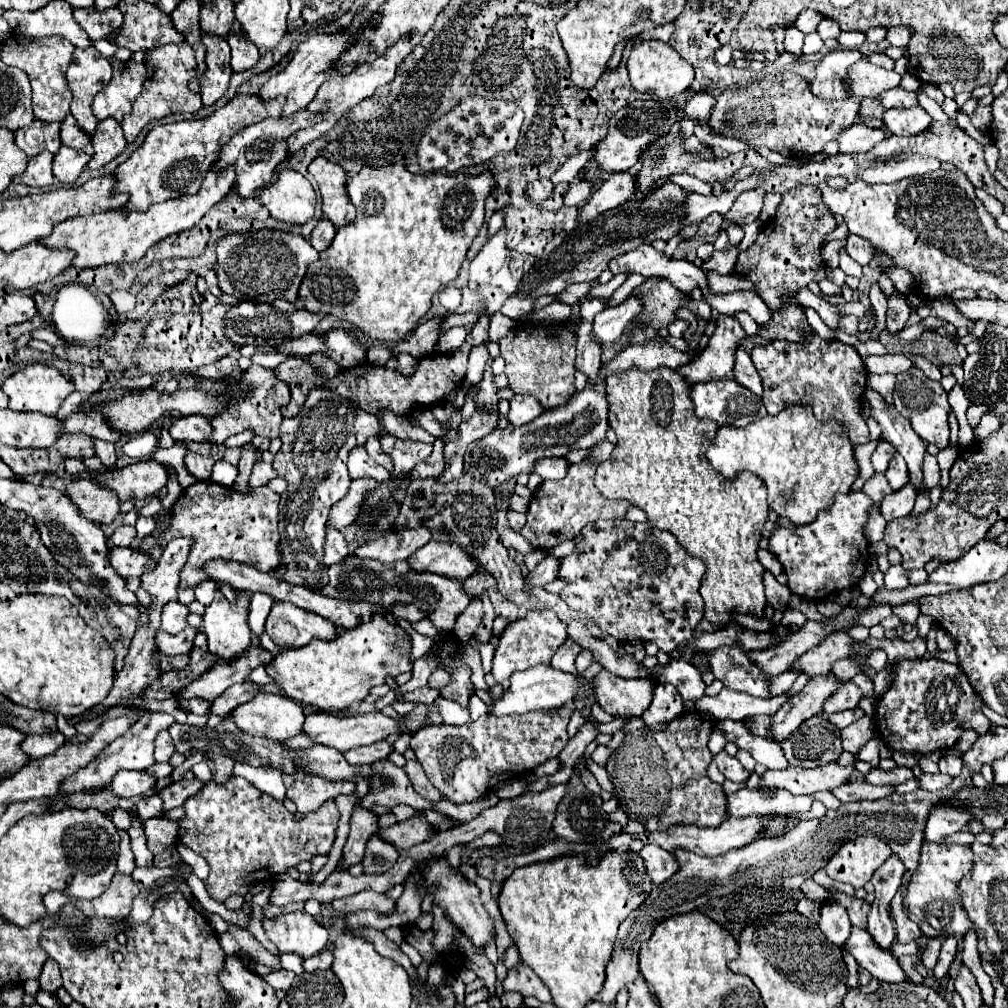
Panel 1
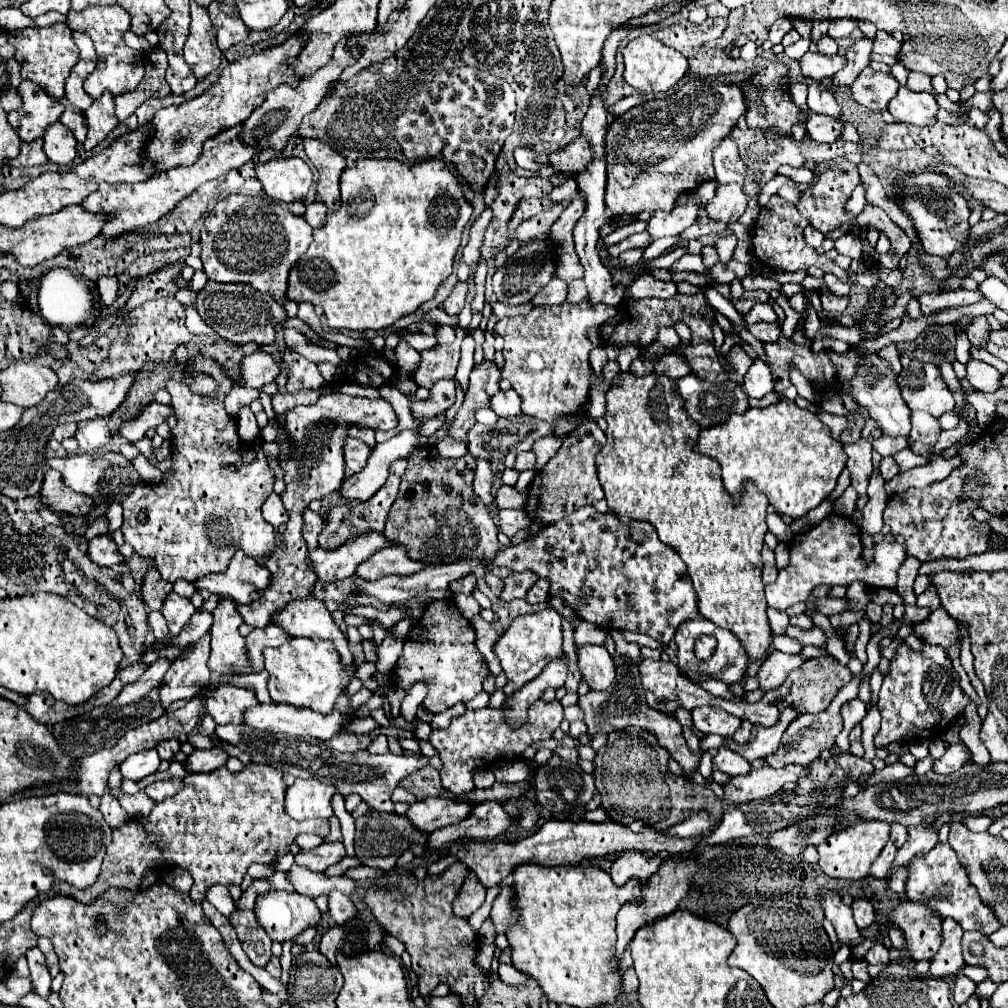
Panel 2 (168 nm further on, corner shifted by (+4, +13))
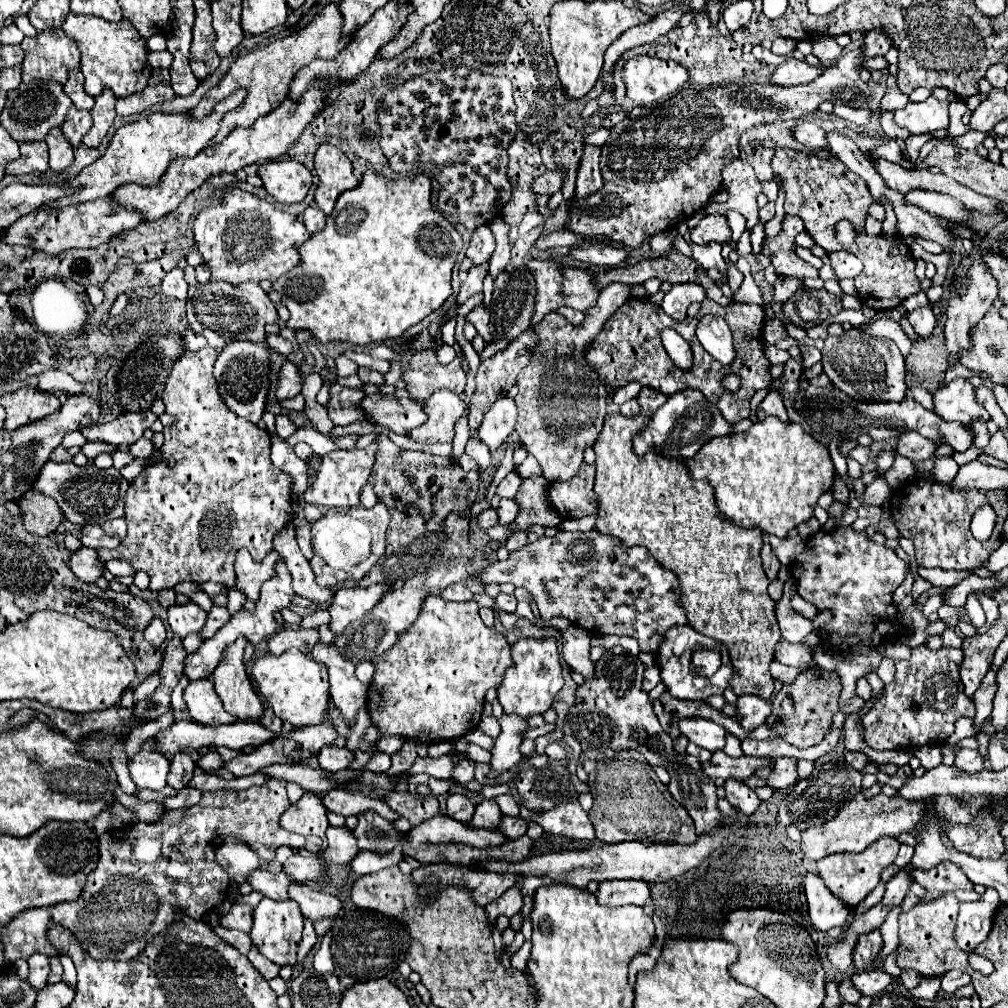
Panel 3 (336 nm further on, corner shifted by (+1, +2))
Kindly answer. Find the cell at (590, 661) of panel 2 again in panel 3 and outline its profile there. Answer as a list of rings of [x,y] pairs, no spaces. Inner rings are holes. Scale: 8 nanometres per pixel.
[[[578,625],[562,631],[564,637],[564,659],[572,671],[584,679],[596,677],[596,663],[590,659],[590,633]]]

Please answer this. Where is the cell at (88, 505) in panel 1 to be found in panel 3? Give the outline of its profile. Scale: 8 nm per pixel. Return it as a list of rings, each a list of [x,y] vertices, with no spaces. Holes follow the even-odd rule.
[[[28,491],[18,501],[22,513],[24,513],[24,527],[26,531],[34,535],[50,535],[56,531],[56,527],[66,519],[64,513],[60,513],[60,507],[50,497],[44,497],[42,493]]]

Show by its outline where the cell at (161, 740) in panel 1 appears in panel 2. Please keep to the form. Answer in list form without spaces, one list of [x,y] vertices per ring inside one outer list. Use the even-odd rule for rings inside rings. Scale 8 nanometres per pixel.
[[[173,740],[173,742],[159,742],[159,746],[157,746],[157,752],[159,752],[161,760],[167,760],[167,762],[171,762],[171,760],[173,760],[173,756],[179,752],[179,748],[181,748],[179,740]]]

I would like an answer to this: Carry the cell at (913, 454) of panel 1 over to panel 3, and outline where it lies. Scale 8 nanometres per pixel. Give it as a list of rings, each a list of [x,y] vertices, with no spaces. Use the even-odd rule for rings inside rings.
[[[856,327],[844,331],[842,337],[826,337],[822,347],[824,373],[830,381],[848,397],[858,401],[904,401],[906,383],[904,383],[904,357],[898,347],[886,339],[870,339],[862,335]]]

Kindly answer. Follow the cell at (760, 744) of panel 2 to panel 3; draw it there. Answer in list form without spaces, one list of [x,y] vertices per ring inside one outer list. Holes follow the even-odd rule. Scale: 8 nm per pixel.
[[[716,751],[716,753],[712,753],[710,761],[702,763],[702,769],[710,779],[716,779],[716,777],[722,777],[722,779],[728,779],[728,777],[748,779],[760,767],[772,769],[774,759],[770,759],[770,757],[758,757],[756,759],[756,757],[744,757],[744,755],[742,757],[730,757],[724,751]]]

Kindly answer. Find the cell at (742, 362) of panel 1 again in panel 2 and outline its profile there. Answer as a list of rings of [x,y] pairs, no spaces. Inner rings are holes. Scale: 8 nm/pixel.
[[[755,360],[745,374],[745,392],[749,398],[763,398],[773,390],[773,374],[763,360]]]

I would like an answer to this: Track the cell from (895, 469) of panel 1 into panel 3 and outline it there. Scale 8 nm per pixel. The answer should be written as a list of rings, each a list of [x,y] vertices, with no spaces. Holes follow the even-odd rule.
[[[878,475],[878,479],[874,479],[874,483],[868,485],[864,491],[866,505],[882,505],[884,501],[888,501],[888,497],[890,497],[890,485],[884,475]]]

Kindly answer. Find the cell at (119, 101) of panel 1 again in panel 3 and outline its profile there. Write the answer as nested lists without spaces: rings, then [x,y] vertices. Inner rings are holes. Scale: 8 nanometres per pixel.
[[[70,13],[62,25],[62,31],[78,43],[82,53],[80,69],[86,77],[84,89],[90,97],[98,97],[104,89],[112,89],[116,97],[128,97],[132,93],[140,93],[144,85],[148,85],[148,77],[152,73],[152,67],[146,61],[148,47],[130,21],[122,19],[114,23],[104,21],[102,17]]]

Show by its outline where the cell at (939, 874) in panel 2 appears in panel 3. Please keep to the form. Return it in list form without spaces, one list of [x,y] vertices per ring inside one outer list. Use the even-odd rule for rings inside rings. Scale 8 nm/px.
[[[944,861],[936,867],[922,871],[916,869],[913,872],[914,881],[918,881],[928,893],[946,893],[946,891],[970,891],[972,883],[962,873],[962,869],[956,863]]]

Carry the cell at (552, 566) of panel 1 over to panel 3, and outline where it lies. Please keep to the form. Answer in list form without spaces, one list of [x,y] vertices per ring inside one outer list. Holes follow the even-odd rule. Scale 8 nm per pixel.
[[[498,593],[496,597],[496,609],[500,611],[508,611],[508,613],[514,613],[516,611],[516,597],[514,595],[506,595],[506,593]]]

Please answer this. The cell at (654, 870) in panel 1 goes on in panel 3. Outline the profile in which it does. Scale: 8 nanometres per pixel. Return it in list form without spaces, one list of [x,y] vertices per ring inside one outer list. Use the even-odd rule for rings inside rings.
[[[636,879],[602,881],[596,897],[602,905],[646,905],[650,899],[650,885]]]

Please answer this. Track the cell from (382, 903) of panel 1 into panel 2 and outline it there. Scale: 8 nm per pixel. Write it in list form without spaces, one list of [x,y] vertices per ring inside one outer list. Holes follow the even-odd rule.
[[[293,864],[287,872],[287,880],[293,884],[293,888],[299,894],[305,894],[309,898],[317,898],[321,894],[329,894],[329,890],[341,890],[343,894],[351,894],[355,890],[355,882],[347,876],[327,876],[321,872],[311,872],[309,868]]]

